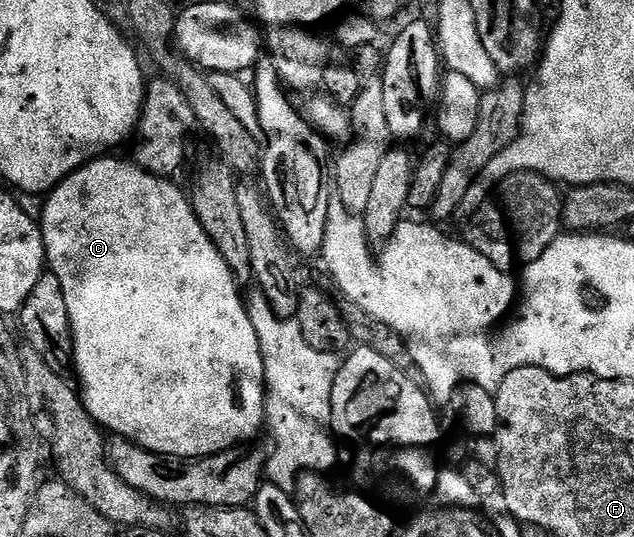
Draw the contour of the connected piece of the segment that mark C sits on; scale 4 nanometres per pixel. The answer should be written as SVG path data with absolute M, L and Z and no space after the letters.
M97 158L84 165L83 168L76 172L71 172L63 180L63 182L51 192L47 193L44 204L44 217L39 217L38 223L40 232L44 235L44 255L46 257L47 267L50 269L51 275L58 278L58 282L62 286L62 294L66 294L66 310L70 310L70 324L72 326L72 350L74 353L74 372L80 375L79 391L82 393L82 399L86 410L92 415L93 420L100 425L101 429L107 430L113 437L129 440L134 442L140 448L145 448L148 452L153 452L159 456L175 458L177 460L201 460L204 456L213 456L219 452L224 452L227 448L235 448L243 445L245 442L252 442L256 435L265 427L265 378L264 378L264 359L262 358L262 350L258 342L258 334L254 330L254 326L248 317L248 309L246 307L245 297L240 297L242 292L241 285L236 283L236 278L230 266L227 265L226 259L216 249L215 242L208 236L206 230L199 222L196 216L196 209L193 208L191 199L184 194L178 185L172 184L171 179L155 176L150 174L144 168L139 168L134 162L128 164L124 160L108 160L112 158Z

